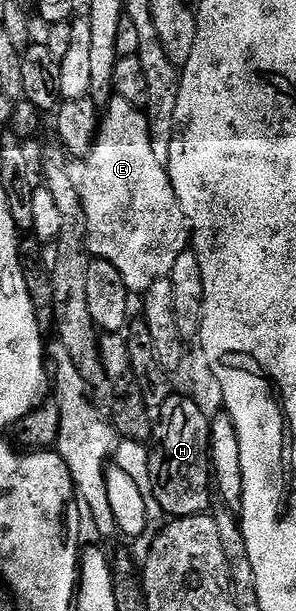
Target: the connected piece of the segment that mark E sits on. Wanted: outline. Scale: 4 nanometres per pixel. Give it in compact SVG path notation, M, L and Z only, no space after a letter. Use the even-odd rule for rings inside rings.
M113 95L103 109L100 130L92 149L83 158L69 163L68 173L78 198L82 200L82 210L86 212L88 251L93 257L110 262L114 270L122 274L122 282L126 282L132 294L143 294L154 286L154 282L169 279L174 262L178 262L178 254L189 251L192 229L182 210L182 202L178 202L178 194L174 194L166 165L158 162L150 146L147 115L130 106L126 98Z

